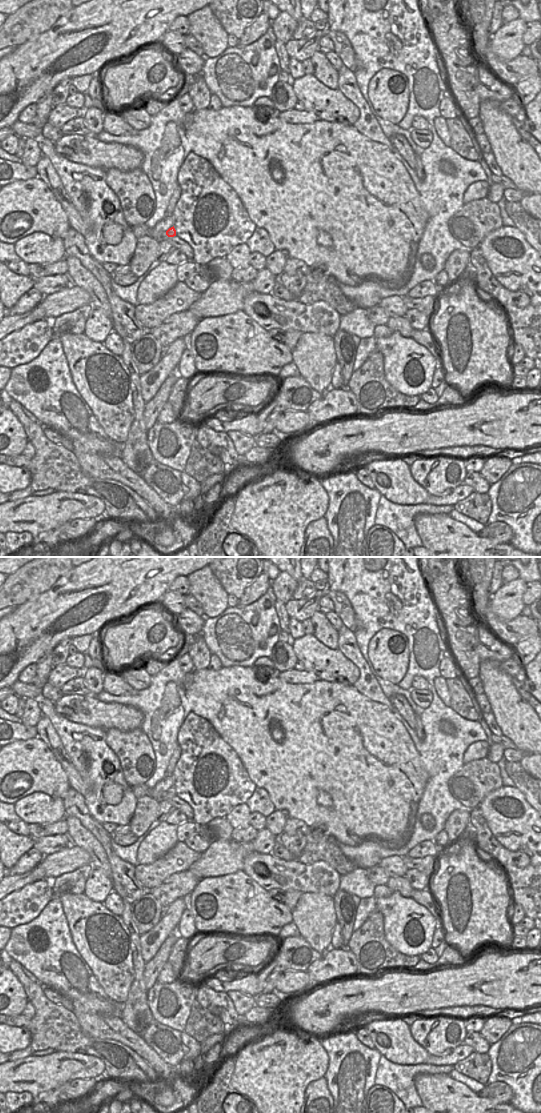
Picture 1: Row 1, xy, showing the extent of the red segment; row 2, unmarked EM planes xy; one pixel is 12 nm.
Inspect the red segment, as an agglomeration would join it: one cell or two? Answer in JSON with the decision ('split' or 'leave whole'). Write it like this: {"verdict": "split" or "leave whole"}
{"verdict": "leave whole"}

